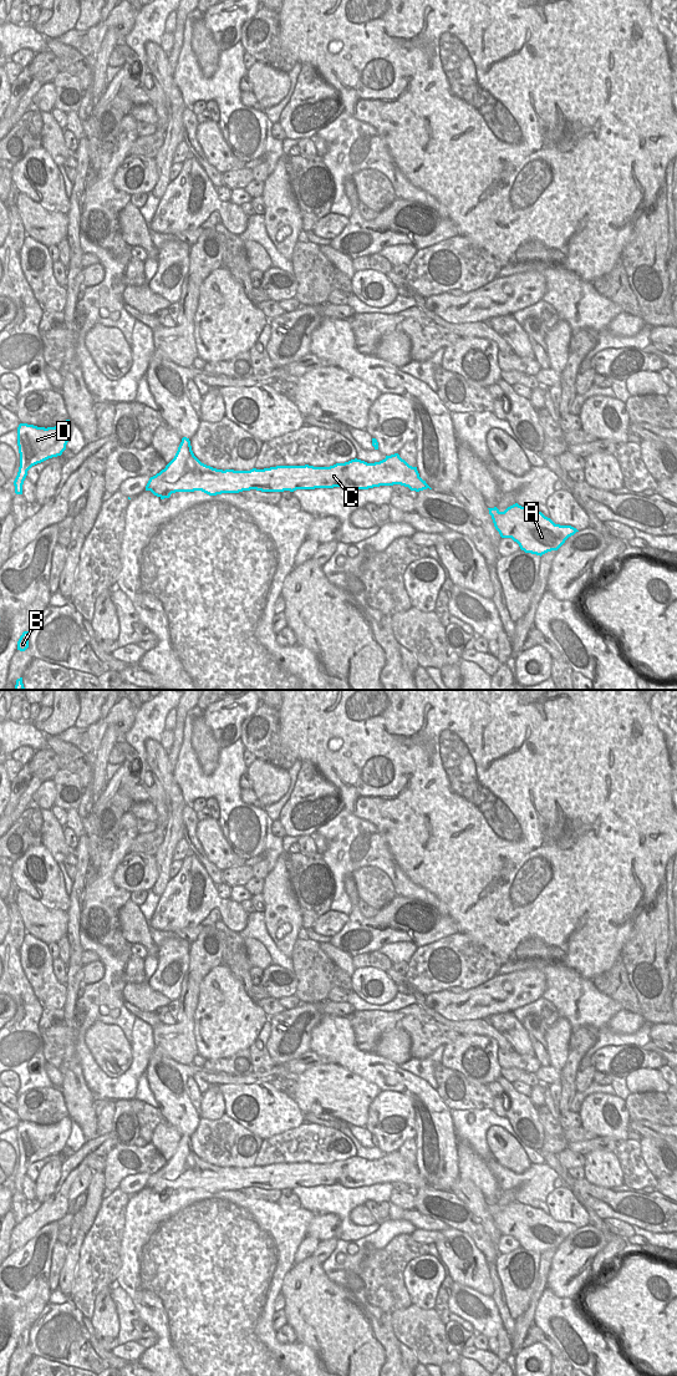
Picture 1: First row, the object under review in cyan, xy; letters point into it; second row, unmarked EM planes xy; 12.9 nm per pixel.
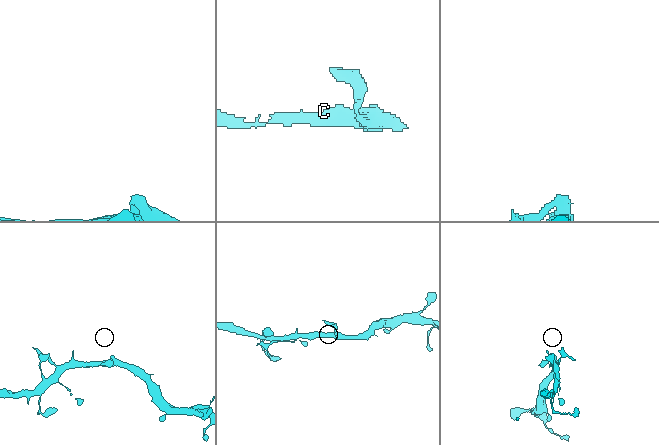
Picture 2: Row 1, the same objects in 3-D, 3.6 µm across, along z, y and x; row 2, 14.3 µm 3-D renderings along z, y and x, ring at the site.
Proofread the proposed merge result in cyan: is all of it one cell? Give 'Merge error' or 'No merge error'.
No merge error

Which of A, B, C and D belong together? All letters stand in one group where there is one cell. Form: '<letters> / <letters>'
A B C D

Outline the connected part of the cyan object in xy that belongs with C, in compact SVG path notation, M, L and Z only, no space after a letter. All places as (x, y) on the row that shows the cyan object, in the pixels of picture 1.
M183 437L174 458L164 469L149 478L146 491L164 499L175 492L194 491L217 496L250 489L294 492L341 487L346 491L358 491L393 484L401 484L416 492L432 489L419 477L417 467L409 466L398 453L386 456L385 459L375 463L355 458L330 467L305 464L223 471L202 463L193 453L189 438Z

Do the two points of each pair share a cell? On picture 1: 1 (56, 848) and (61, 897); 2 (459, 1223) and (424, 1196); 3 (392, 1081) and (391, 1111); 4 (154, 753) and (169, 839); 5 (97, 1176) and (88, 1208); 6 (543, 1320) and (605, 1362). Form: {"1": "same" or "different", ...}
{"1": "different", "2": "same", "3": "different", "4": "same", "5": "same", "6": "same"}

